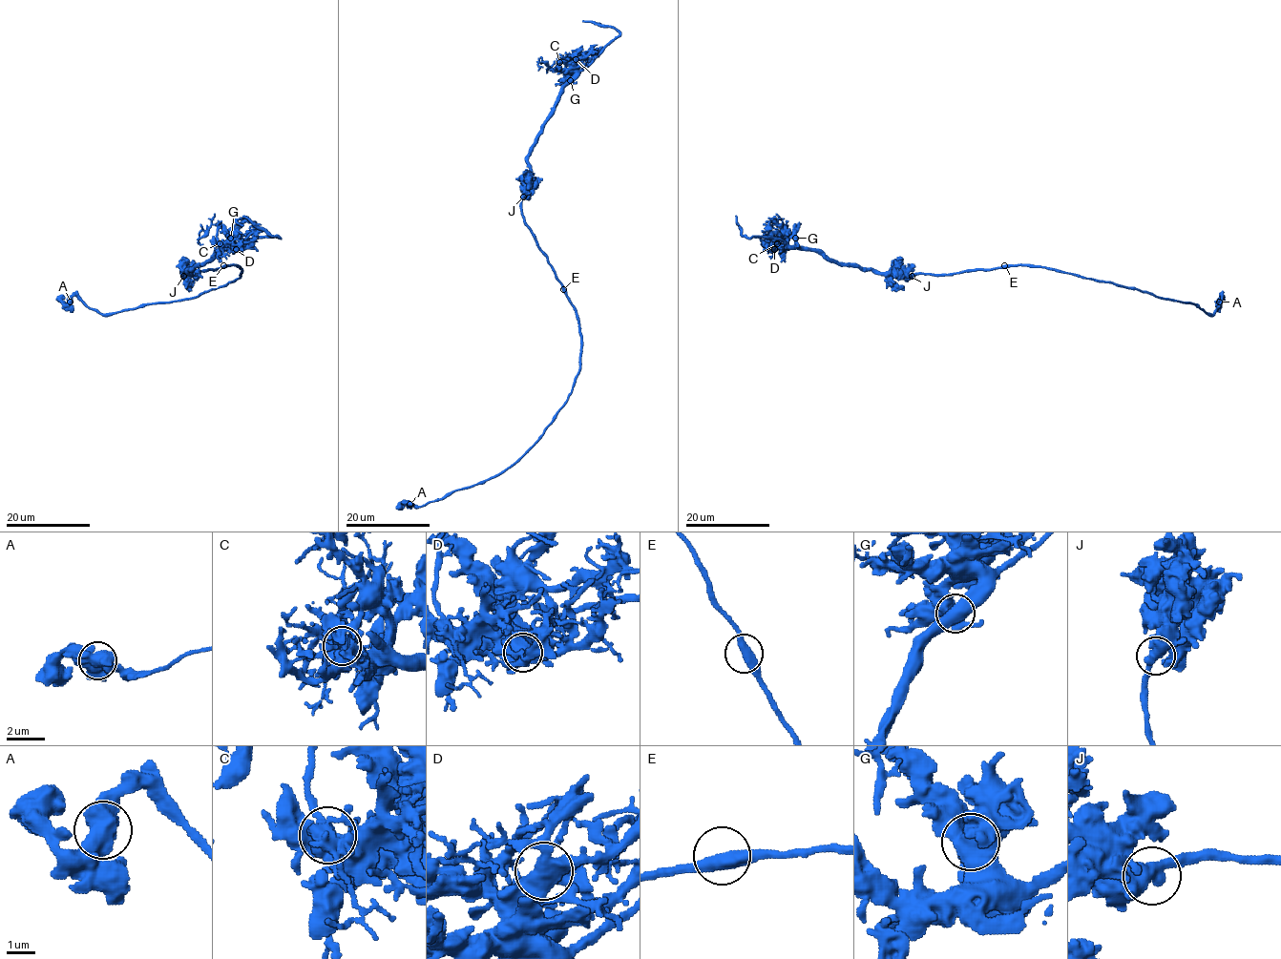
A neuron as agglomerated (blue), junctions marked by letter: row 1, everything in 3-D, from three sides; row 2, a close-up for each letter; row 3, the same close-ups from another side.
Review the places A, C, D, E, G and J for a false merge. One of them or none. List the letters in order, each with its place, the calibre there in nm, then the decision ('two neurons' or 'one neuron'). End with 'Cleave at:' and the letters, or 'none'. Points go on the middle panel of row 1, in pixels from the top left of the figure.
A: at (409, 504); 650 nm thick; one neuron
C: at (559, 62); 600 nm thick; two neurons
D: at (576, 59); 480 nm thick; one neuron
E: at (563, 289); 440 nm thick; one neuron
G: at (570, 80); 650 nm thick; one neuron
J: at (523, 197); 550 nm thick; one neuron
Cleave at: C

